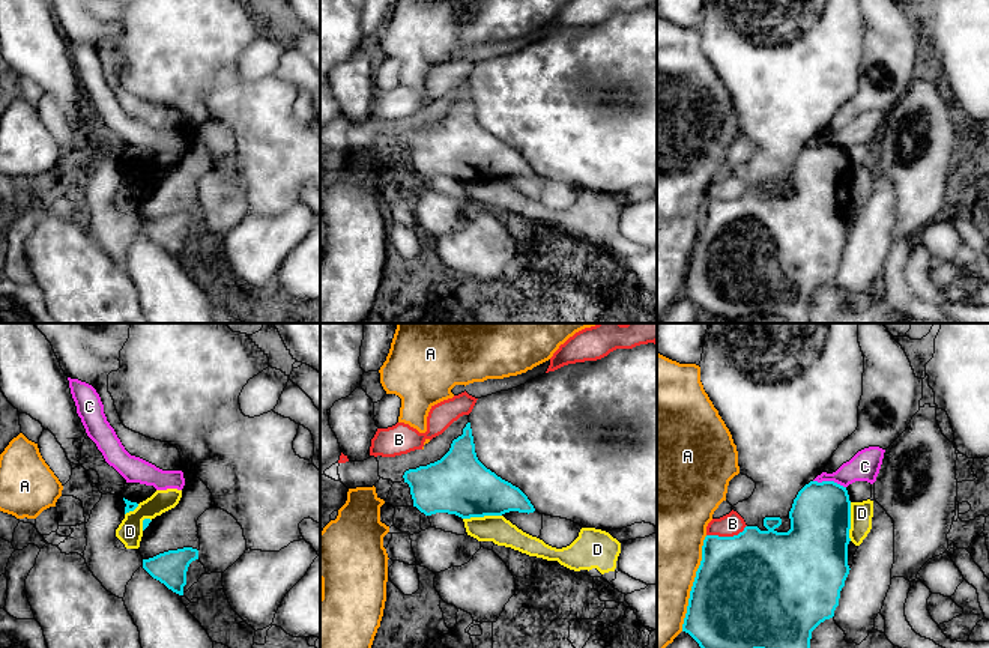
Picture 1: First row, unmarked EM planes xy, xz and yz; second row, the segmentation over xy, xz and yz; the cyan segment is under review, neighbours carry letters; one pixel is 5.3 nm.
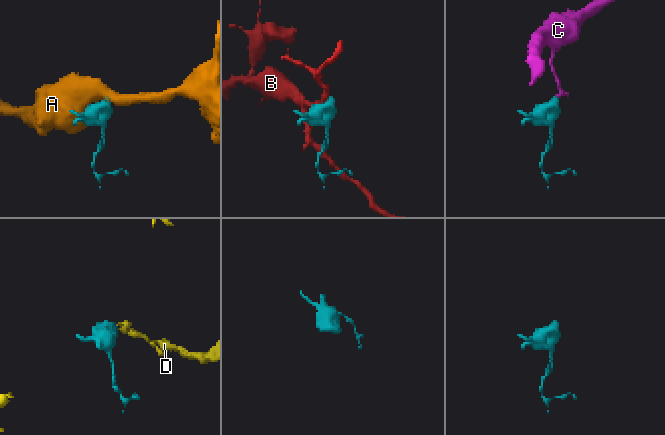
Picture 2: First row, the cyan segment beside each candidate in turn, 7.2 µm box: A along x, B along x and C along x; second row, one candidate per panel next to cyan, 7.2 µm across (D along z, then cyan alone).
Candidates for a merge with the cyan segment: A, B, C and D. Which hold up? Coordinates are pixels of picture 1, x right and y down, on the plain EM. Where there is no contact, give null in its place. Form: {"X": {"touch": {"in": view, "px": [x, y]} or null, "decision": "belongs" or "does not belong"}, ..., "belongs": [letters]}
{"A": {"touch": {"in": "yz", "px": [693, 247]}, "decision": "does not belong"}, "B": {"touch": {"in": "yz", "px": [726, 200]}, "decision": "does not belong"}, "C": {"touch": {"in": "yz", "px": [830, 145]}, "decision": "does not belong"}, "D": {"touch": {"in": "xz", "px": [481, 179]}, "decision": "does not belong"}, "belongs": []}

